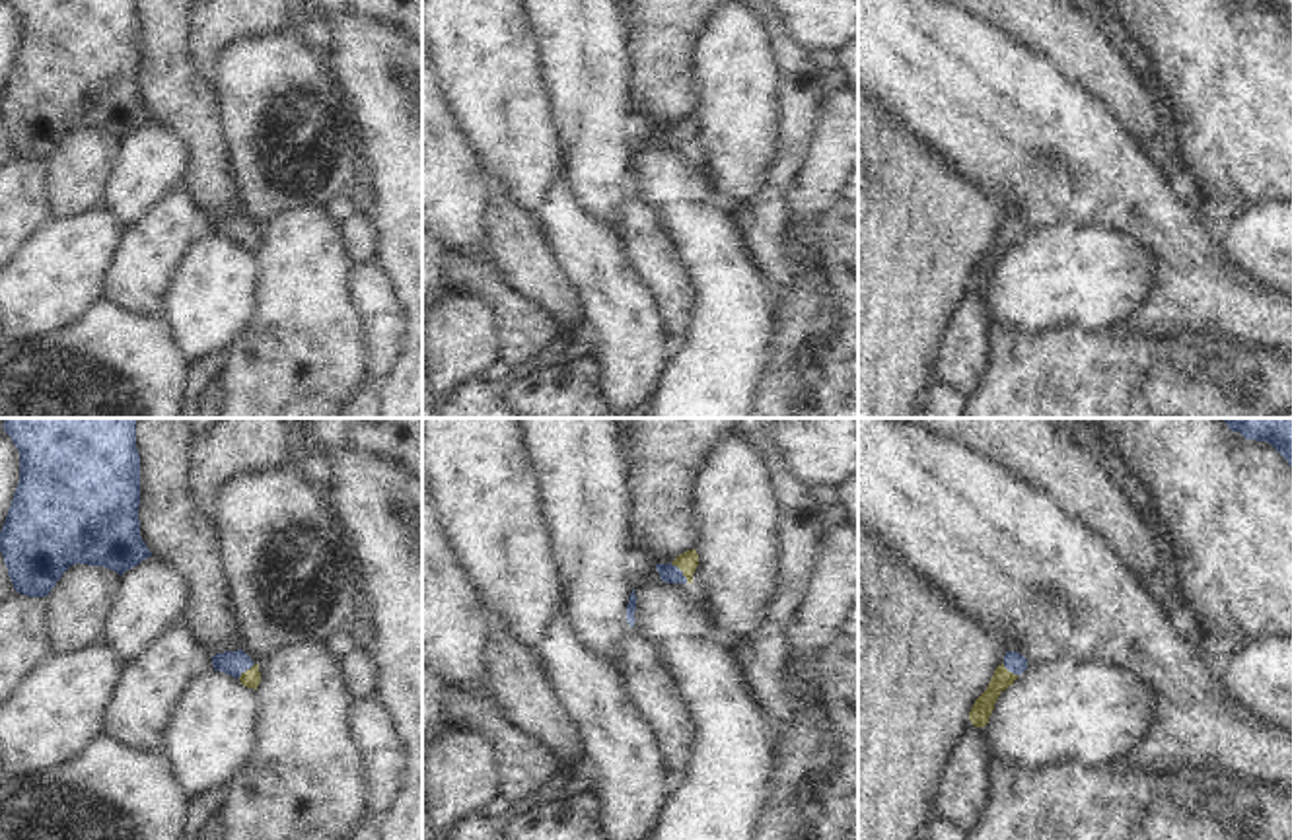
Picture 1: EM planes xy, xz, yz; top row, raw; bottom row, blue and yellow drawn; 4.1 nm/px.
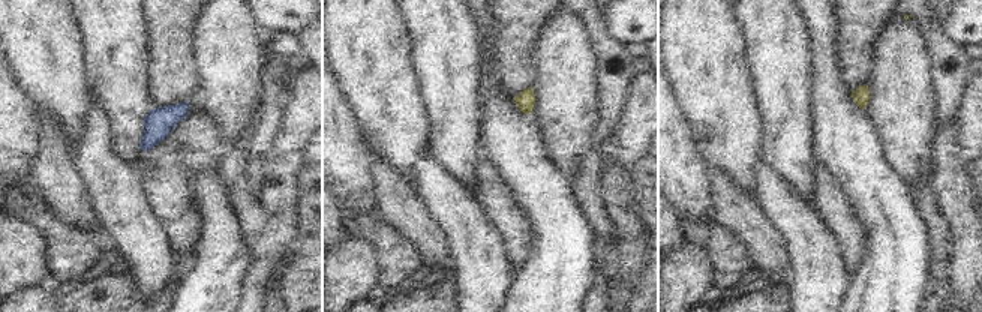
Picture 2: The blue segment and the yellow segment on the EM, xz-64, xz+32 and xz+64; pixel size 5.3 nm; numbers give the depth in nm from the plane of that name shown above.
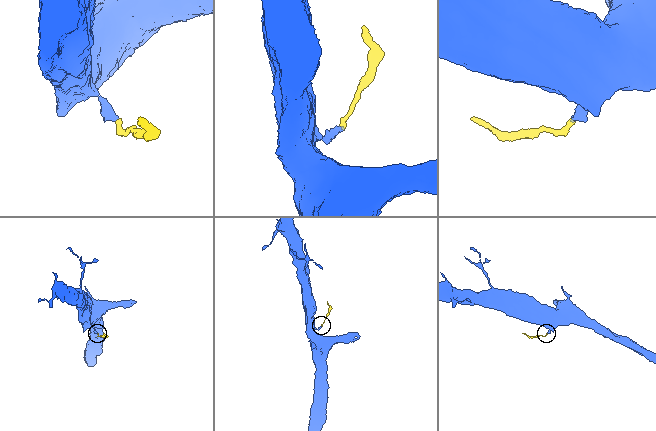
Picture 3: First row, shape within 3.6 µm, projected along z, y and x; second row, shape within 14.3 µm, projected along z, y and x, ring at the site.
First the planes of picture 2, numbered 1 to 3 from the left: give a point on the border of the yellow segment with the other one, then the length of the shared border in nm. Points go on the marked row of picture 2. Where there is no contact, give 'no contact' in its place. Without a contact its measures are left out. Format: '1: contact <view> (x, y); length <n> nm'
1: no contact
2: no contact
3: no contact

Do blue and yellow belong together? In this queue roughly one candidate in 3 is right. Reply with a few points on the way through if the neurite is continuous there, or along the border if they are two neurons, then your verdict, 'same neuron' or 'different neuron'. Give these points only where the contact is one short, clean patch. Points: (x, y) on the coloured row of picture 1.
runs through xz (668, 572), (681, 572), (687, 562); same neuron

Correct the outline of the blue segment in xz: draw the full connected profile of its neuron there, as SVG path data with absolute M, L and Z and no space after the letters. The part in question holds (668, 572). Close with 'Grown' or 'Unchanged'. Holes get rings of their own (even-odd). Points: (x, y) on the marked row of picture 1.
M687 550L679 554L669 564L656 564L656 570L665 583L693 583L693 574L699 566L697 550Z. Grown

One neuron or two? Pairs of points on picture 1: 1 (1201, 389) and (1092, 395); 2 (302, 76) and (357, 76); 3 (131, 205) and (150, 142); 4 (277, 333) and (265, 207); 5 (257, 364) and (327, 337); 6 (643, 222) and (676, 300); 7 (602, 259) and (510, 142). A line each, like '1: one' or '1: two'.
1: one
2: two
3: one
4: two
5: one
6: one
7: two

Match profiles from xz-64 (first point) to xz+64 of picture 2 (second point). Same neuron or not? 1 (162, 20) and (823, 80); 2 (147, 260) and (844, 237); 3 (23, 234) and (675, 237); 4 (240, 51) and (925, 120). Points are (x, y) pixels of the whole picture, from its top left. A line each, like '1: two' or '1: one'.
1: two
2: two
3: two
4: one

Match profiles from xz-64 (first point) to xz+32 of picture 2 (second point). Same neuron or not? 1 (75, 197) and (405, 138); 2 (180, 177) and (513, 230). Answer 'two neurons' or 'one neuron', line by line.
1: two neurons
2: one neuron

